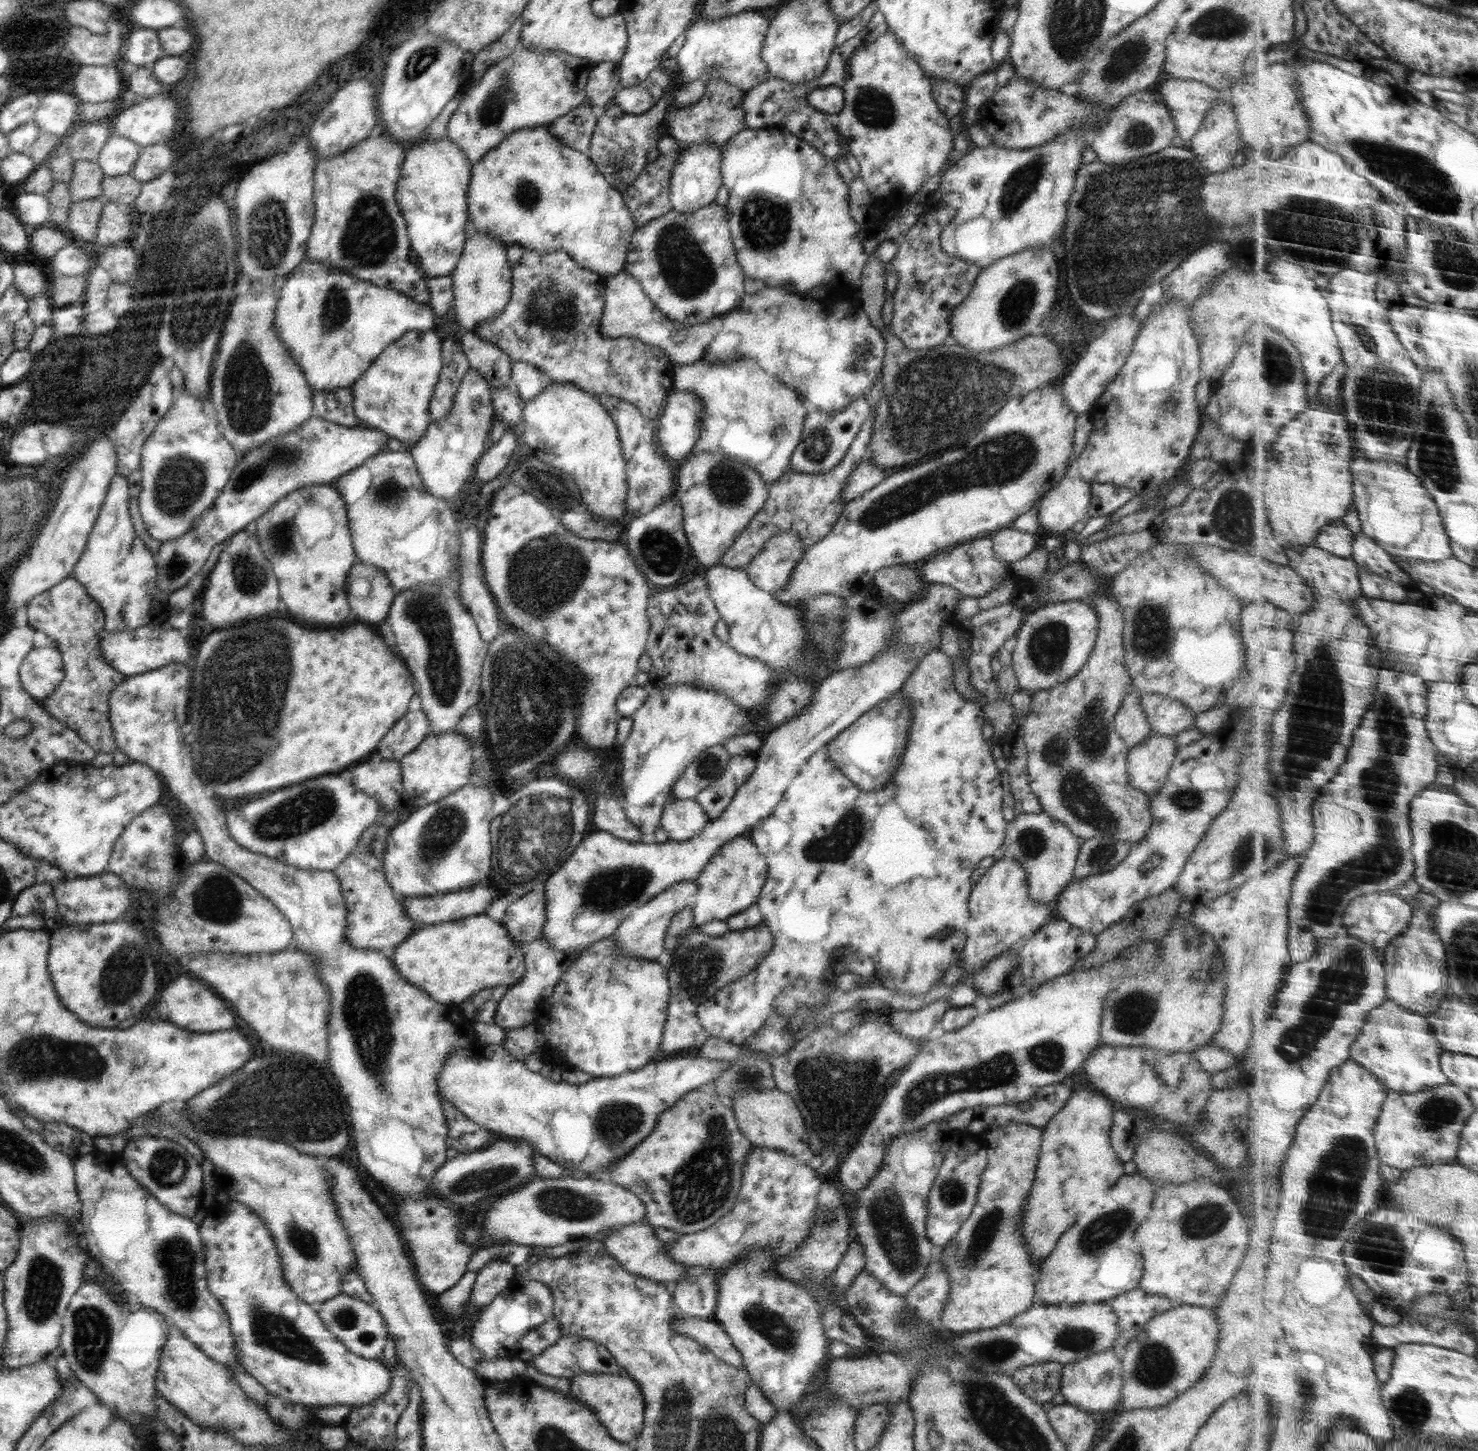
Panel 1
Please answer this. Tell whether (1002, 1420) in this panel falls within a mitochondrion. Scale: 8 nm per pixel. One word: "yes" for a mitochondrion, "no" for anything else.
yes

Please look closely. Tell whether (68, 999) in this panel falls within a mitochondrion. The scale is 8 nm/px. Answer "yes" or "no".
no

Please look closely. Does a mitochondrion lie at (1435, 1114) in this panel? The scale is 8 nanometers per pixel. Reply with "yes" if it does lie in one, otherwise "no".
yes

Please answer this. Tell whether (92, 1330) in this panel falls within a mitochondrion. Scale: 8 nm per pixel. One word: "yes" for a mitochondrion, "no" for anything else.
yes

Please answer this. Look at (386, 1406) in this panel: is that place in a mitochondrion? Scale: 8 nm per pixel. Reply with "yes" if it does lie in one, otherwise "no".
no

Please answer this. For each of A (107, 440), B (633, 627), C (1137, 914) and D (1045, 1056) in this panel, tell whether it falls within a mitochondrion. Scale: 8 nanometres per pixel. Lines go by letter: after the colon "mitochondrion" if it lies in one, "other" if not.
A: other
B: other
C: other
D: mitochondrion

